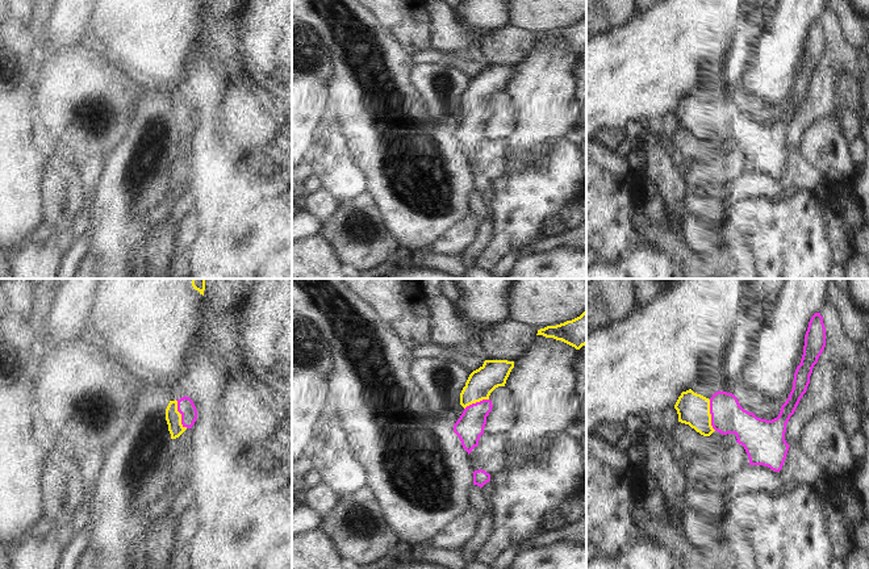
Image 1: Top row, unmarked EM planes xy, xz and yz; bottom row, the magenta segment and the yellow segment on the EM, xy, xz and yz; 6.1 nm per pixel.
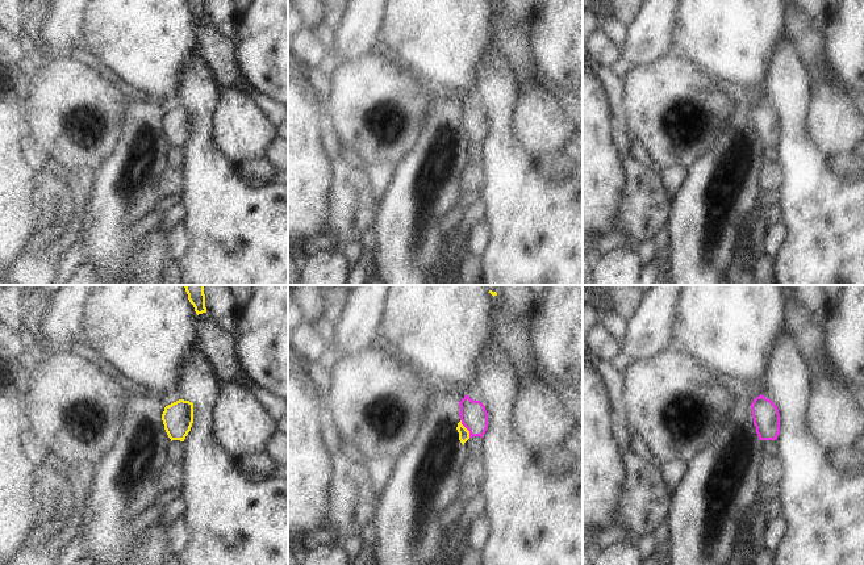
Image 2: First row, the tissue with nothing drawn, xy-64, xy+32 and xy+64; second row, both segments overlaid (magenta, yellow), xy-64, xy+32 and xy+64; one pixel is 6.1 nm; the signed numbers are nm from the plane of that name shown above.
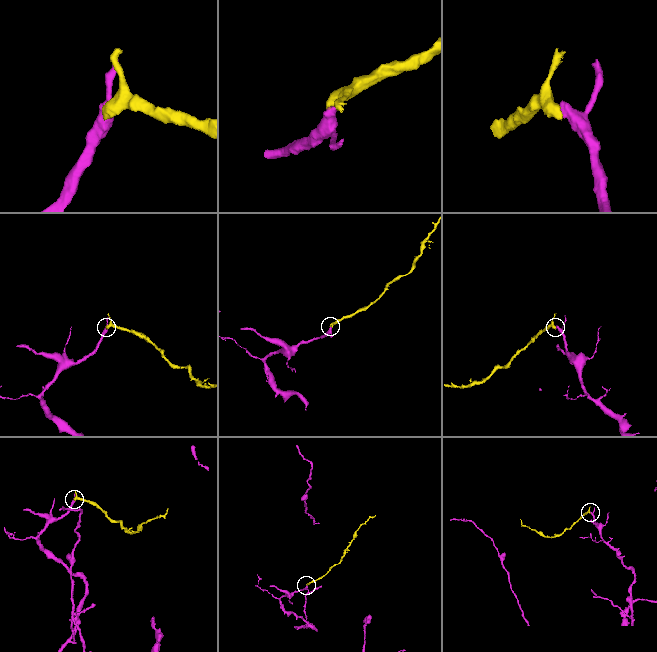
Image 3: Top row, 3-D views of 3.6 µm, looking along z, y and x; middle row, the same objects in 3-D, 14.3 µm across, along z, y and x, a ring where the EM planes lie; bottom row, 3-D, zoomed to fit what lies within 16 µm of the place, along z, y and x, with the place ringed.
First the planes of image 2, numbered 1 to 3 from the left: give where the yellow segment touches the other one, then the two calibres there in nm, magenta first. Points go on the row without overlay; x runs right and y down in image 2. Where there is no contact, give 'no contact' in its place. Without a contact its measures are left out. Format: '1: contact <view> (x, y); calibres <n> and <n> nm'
1: no contact
2: contact xy+32 (466, 133); calibres 170 and 60 nm
3: no contact

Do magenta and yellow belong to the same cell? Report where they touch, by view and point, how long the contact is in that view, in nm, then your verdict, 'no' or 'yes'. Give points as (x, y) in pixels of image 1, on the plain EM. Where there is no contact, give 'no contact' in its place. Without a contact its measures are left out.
xy (180, 118) | 190 nm | yes

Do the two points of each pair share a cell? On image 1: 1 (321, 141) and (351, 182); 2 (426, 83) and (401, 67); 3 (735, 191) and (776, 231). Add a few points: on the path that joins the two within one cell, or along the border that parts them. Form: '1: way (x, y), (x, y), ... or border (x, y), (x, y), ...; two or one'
1: way (333, 145), (343, 158), (345, 170); one
2: border (413, 65), (410, 84), (421, 101); two
3: border (773, 197), (740, 199), (734, 203); two

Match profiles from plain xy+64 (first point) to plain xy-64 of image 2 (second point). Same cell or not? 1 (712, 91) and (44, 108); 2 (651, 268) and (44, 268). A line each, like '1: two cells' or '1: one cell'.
1: one cell
2: two cells

